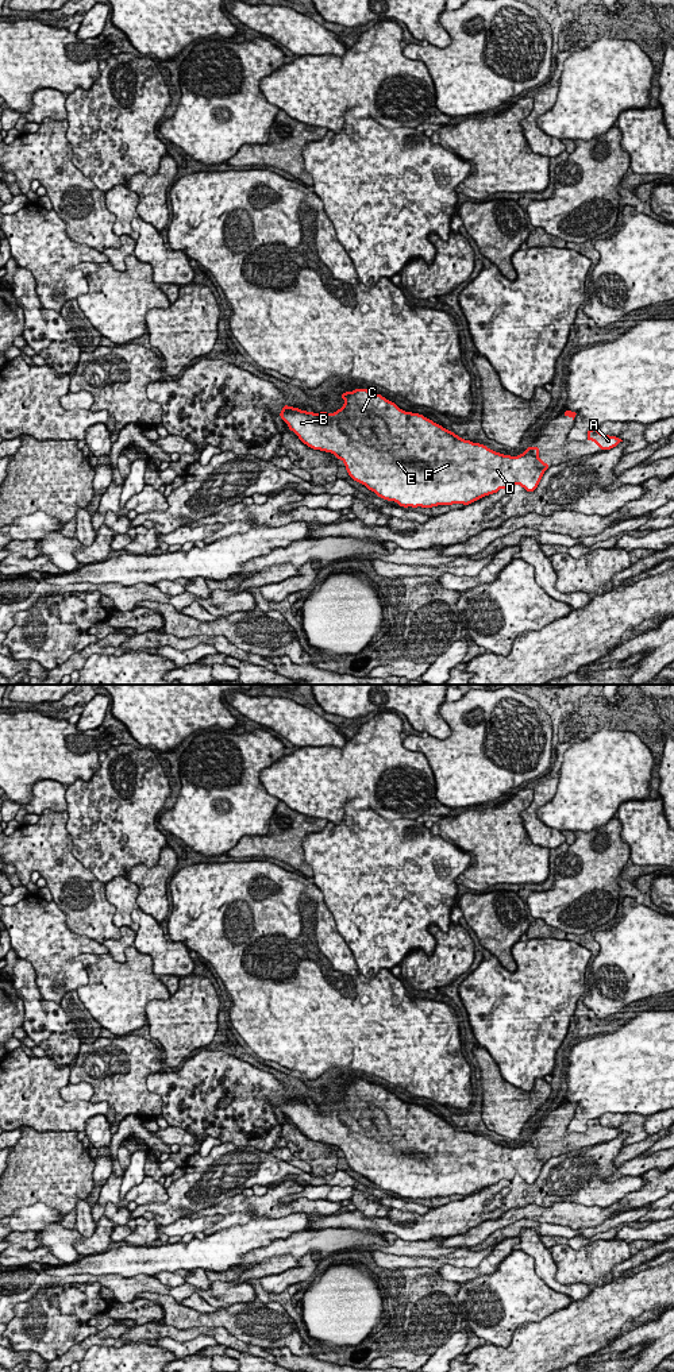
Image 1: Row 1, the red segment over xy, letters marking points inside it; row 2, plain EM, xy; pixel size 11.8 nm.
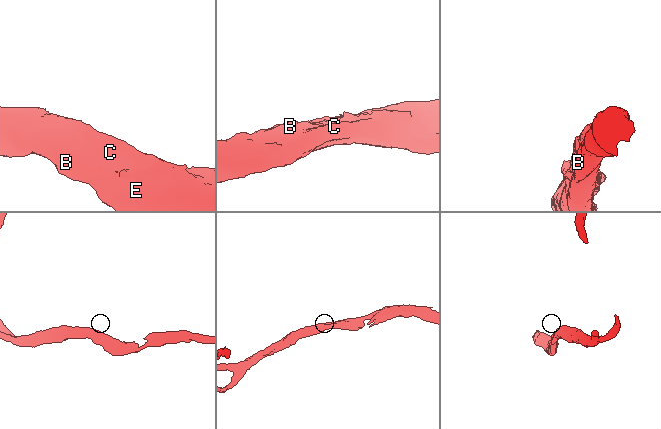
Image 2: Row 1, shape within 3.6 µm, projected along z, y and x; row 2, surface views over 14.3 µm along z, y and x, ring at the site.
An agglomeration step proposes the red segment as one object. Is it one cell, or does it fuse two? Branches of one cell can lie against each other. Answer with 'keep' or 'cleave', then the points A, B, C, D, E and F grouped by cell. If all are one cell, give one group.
keep | A B C D E F

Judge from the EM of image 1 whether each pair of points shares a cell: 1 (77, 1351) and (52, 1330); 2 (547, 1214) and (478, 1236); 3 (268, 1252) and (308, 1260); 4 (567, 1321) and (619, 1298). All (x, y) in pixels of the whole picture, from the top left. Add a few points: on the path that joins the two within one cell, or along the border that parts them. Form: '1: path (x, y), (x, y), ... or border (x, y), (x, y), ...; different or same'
1: border (91, 1333), (80, 1342), (72, 1345), (60, 1357); different
2: path (530, 1213), (513, 1214), (496, 1225); same
3: border (322, 1252), (309, 1251), (299, 1259); different
4: path (580, 1321), (594, 1321), (607, 1309); same

